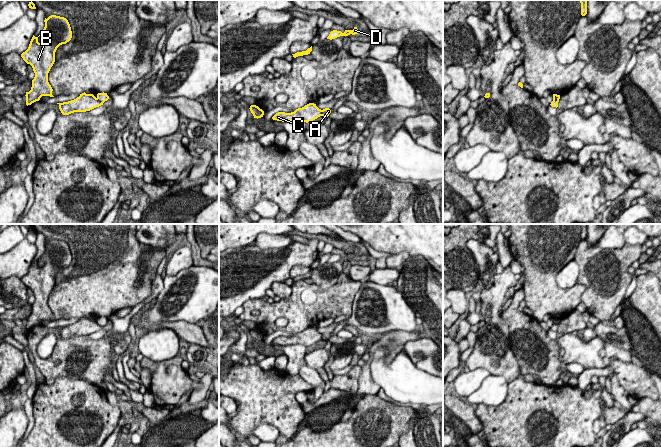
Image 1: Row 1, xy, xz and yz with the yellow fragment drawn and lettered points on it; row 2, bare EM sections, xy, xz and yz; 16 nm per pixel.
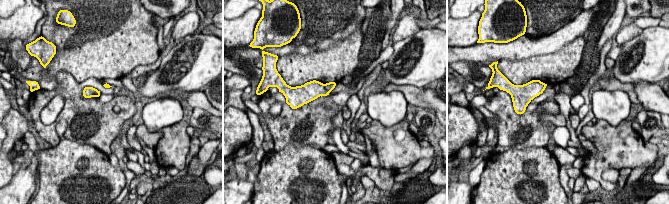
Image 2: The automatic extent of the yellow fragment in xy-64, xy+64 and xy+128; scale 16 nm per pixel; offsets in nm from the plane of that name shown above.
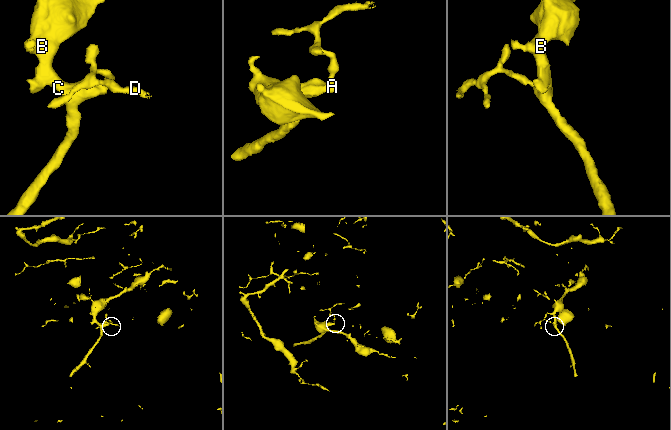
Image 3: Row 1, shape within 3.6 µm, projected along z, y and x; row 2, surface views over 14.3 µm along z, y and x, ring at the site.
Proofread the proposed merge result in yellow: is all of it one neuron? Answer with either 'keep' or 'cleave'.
cleave

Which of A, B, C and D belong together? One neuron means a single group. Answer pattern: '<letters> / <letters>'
A D / B C

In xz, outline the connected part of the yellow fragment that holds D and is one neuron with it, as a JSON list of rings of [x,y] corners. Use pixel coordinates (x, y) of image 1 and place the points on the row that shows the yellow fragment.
[[[354,27],[353,30],[345,30],[344,33],[342,33],[341,31],[337,31],[337,30],[333,30],[330,32],[329,36],[327,37],[327,39],[335,39],[337,37],[340,37],[340,36],[348,36],[348,35],[355,35],[355,34],[358,34],[358,29],[357,27]]]

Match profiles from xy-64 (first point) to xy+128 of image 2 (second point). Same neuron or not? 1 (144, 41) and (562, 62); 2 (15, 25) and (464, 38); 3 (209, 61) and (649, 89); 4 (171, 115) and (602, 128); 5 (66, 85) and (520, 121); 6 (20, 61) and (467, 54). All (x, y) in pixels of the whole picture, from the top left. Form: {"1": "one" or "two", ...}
{"1": "one", "2": "one", "3": "two", "4": "two", "5": "one", "6": "two"}

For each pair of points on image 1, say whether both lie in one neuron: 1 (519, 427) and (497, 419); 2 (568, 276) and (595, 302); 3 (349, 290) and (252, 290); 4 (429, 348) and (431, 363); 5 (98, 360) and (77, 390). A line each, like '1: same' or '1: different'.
1: same
2: different
3: different
4: different
5: different

